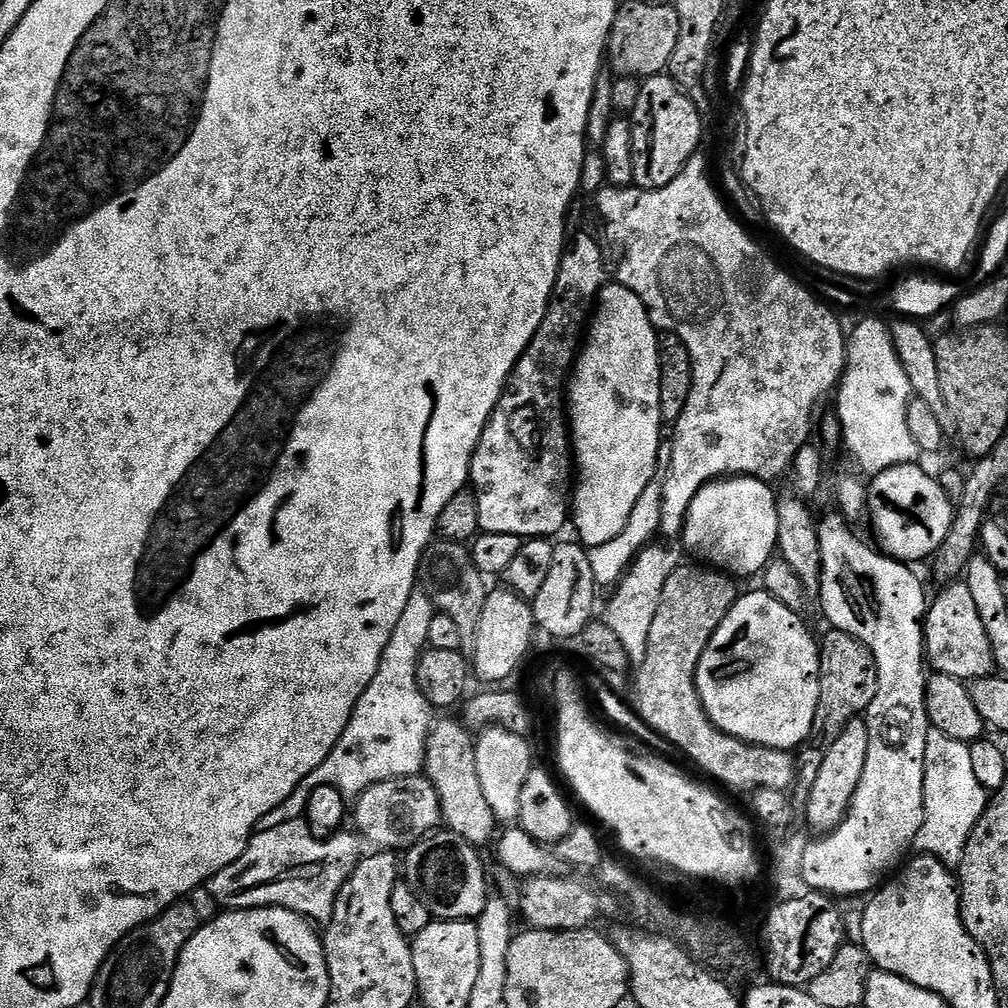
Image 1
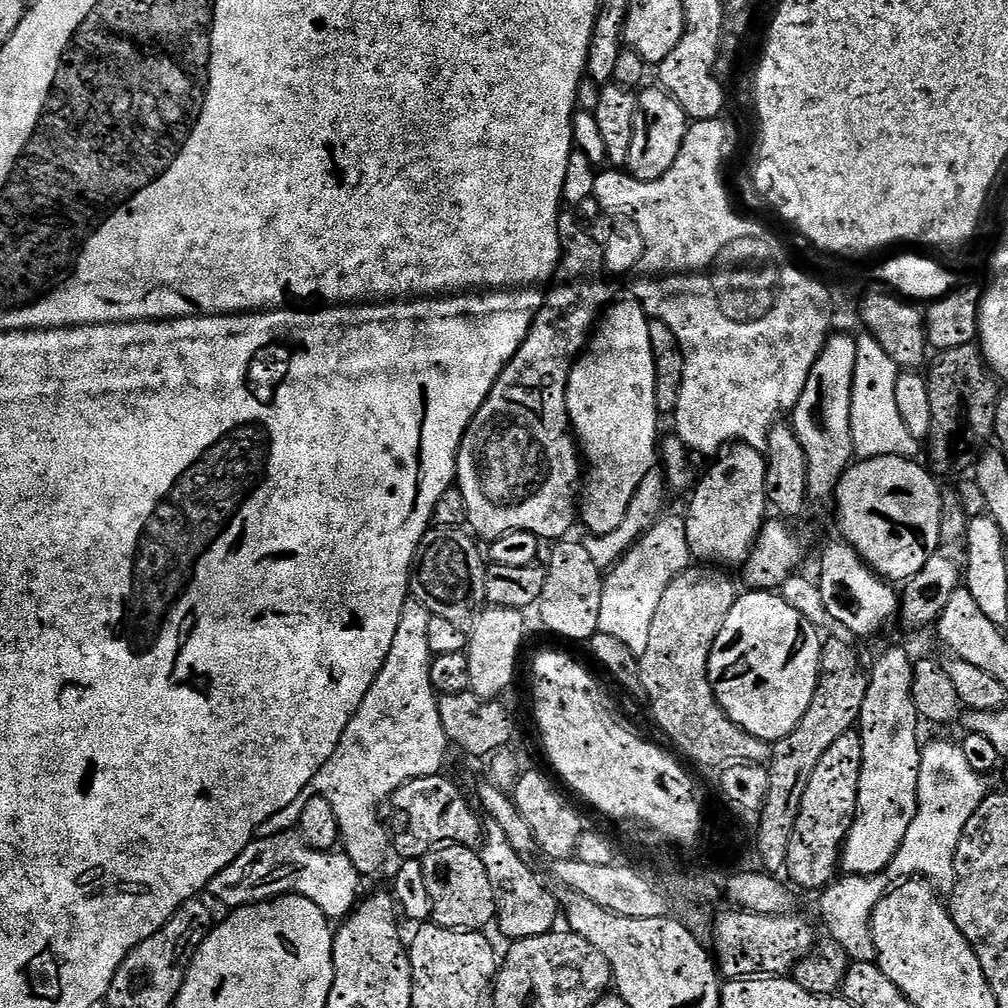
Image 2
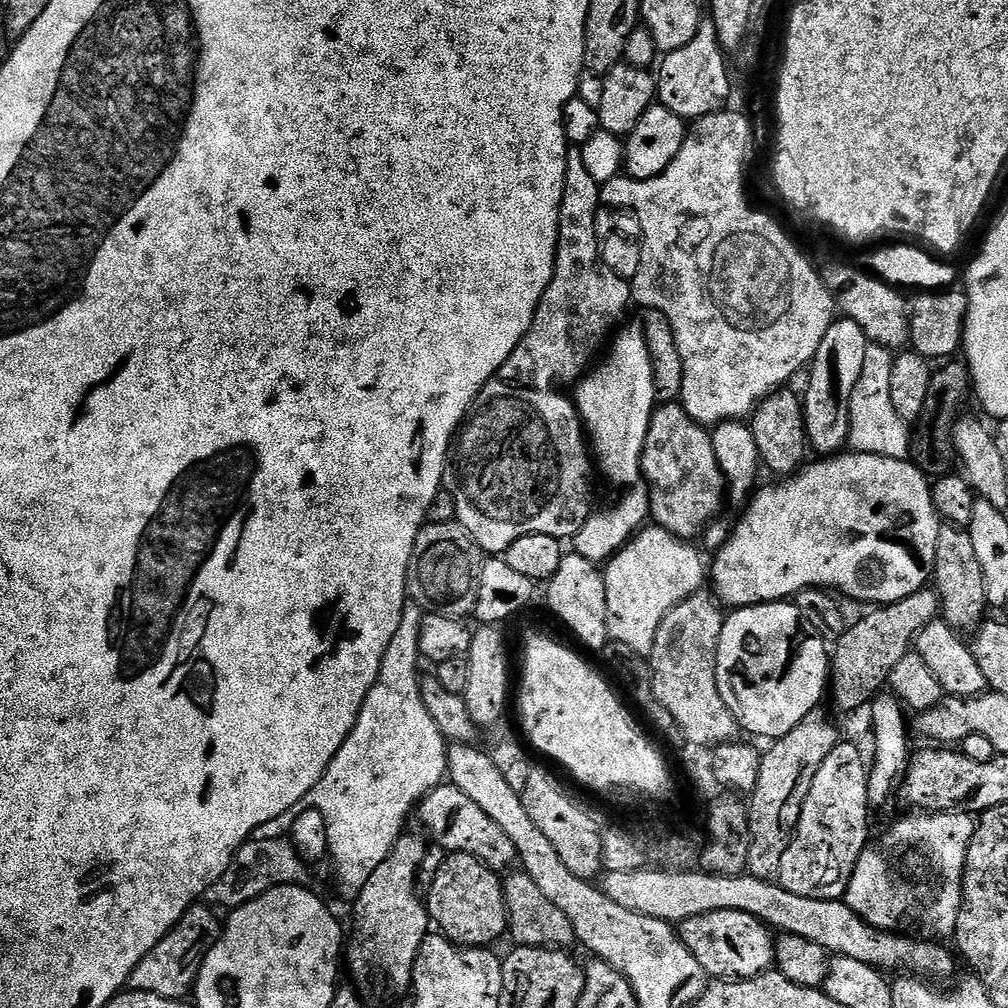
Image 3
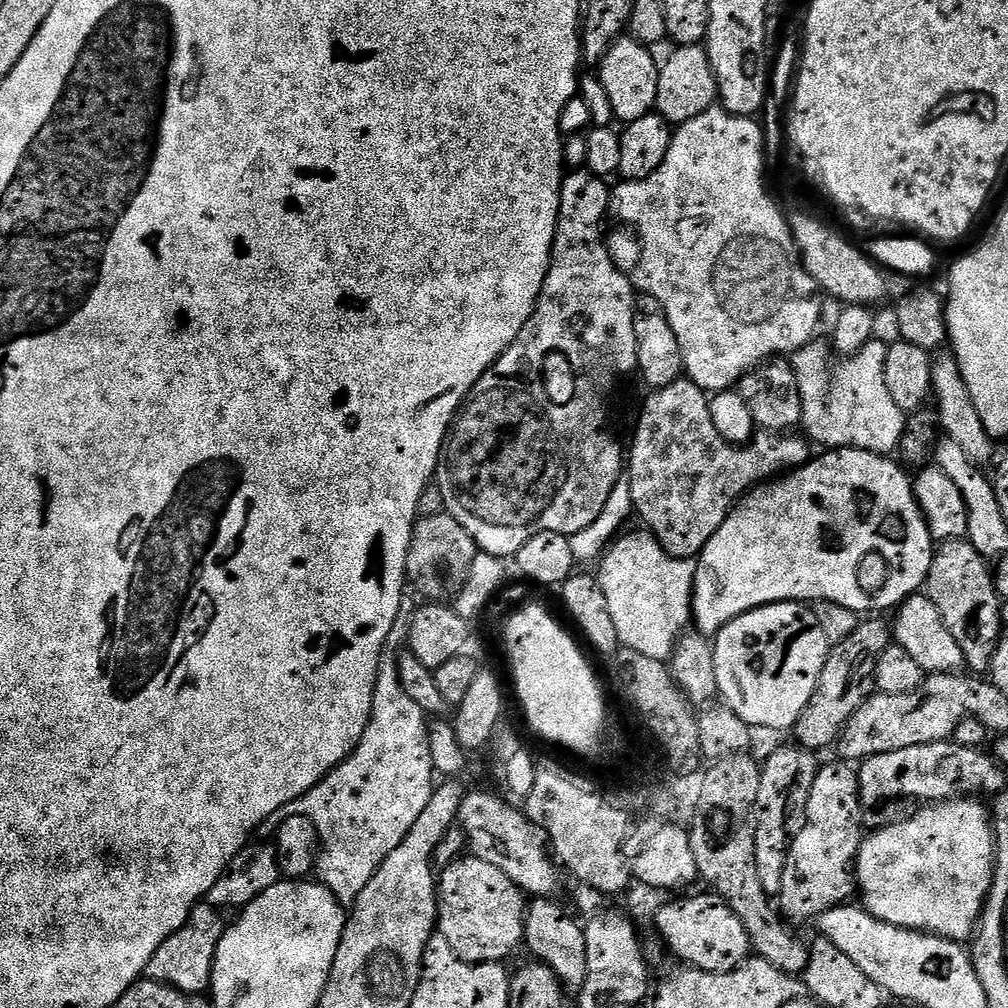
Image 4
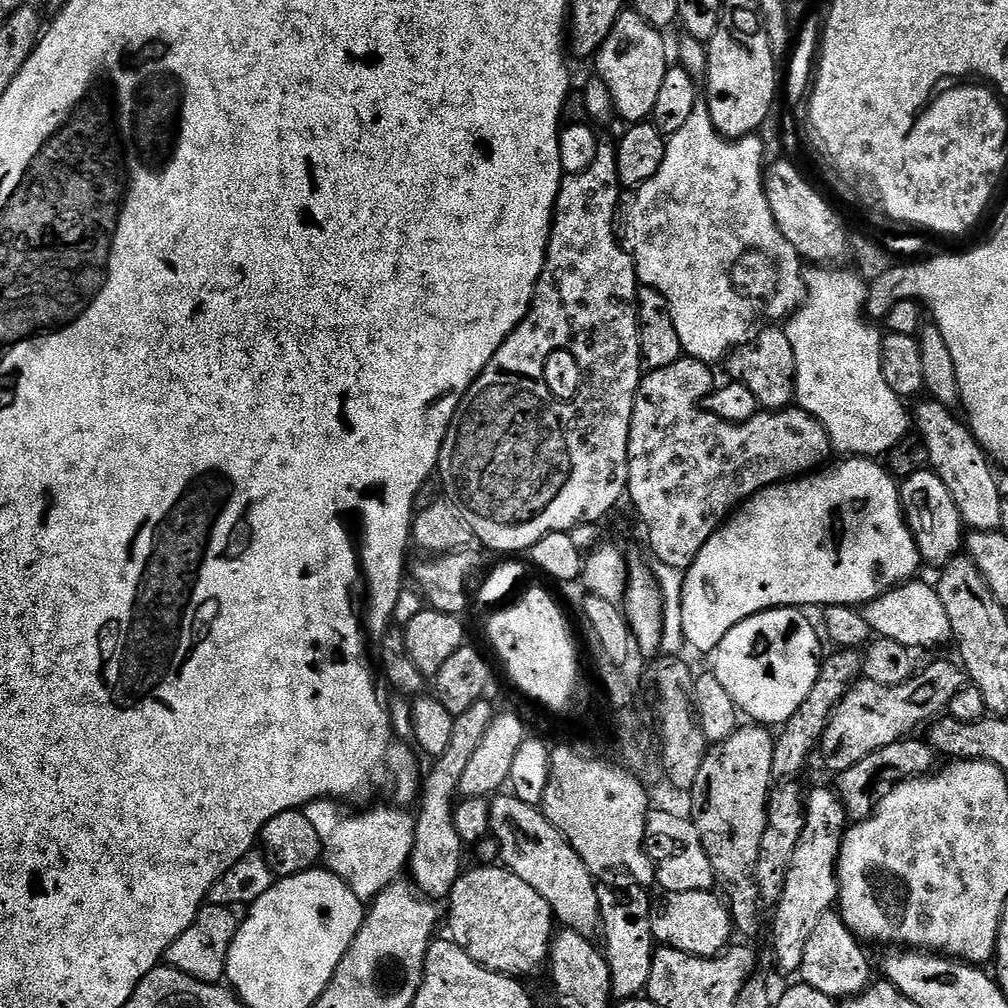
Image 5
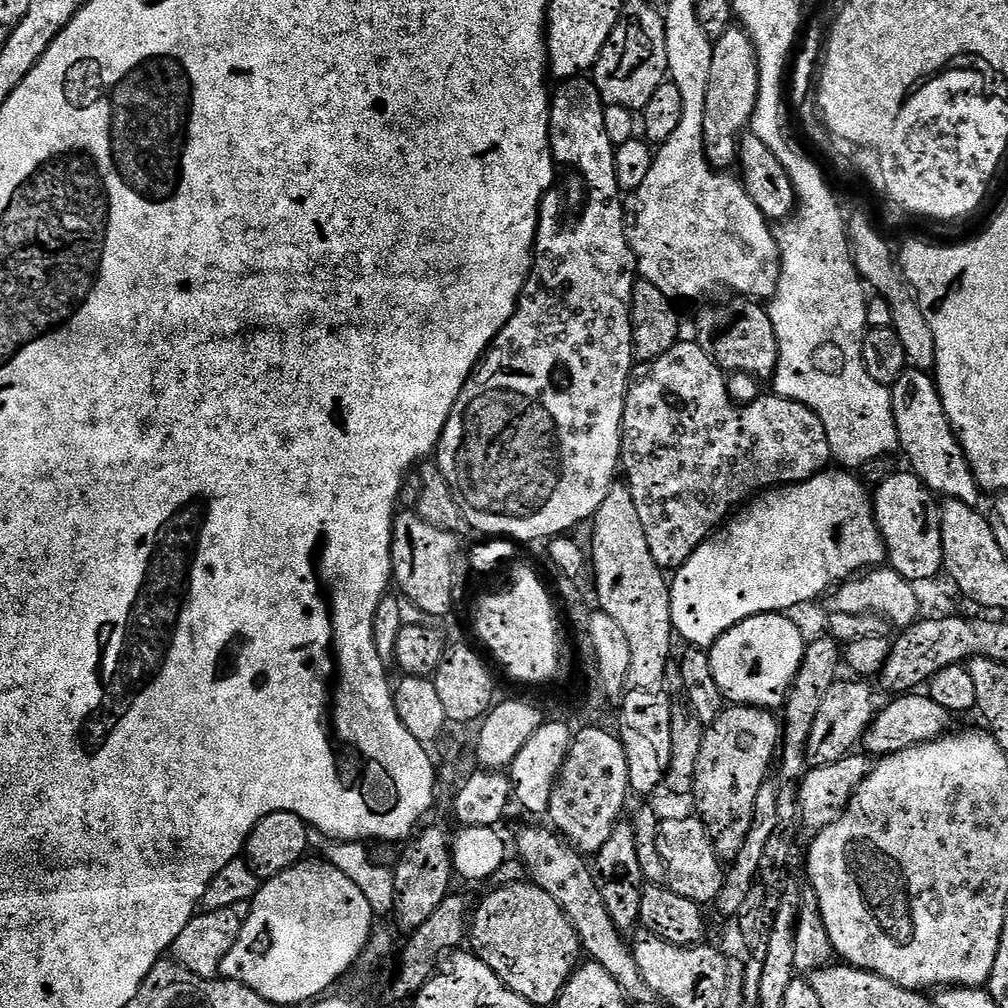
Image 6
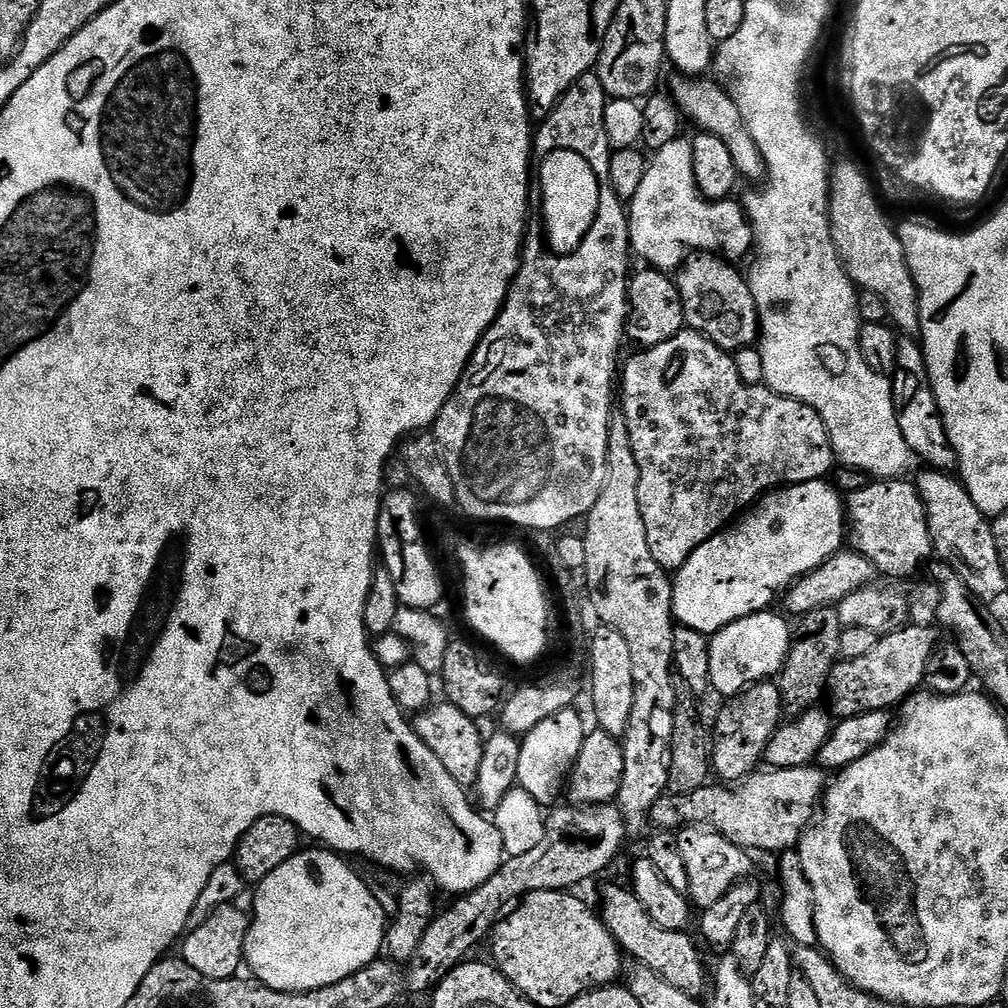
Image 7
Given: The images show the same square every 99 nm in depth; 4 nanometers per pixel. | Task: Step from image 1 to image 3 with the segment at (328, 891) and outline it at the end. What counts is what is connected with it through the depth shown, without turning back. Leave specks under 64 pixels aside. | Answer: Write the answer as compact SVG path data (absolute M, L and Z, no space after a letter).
M252 838L247 844L243 844L236 851L236 857L230 862L226 874L222 874L222 878L218 878L214 886L210 886L207 899L216 908L235 910L241 908L246 902L258 898L262 893L269 892L271 888L277 888L283 884L303 885L307 881L304 879L307 878L309 869L287 839L260 839Z

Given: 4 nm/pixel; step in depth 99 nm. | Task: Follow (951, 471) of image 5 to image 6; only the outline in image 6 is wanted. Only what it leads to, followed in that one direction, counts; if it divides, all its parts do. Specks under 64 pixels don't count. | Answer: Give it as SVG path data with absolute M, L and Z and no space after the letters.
M906 370L891 385L890 391L896 433L900 439L898 448L899 451L904 451L910 471L937 497L979 505L982 489L976 483L976 476L968 465L968 459L964 457L964 451L958 447L933 377L919 370Z

